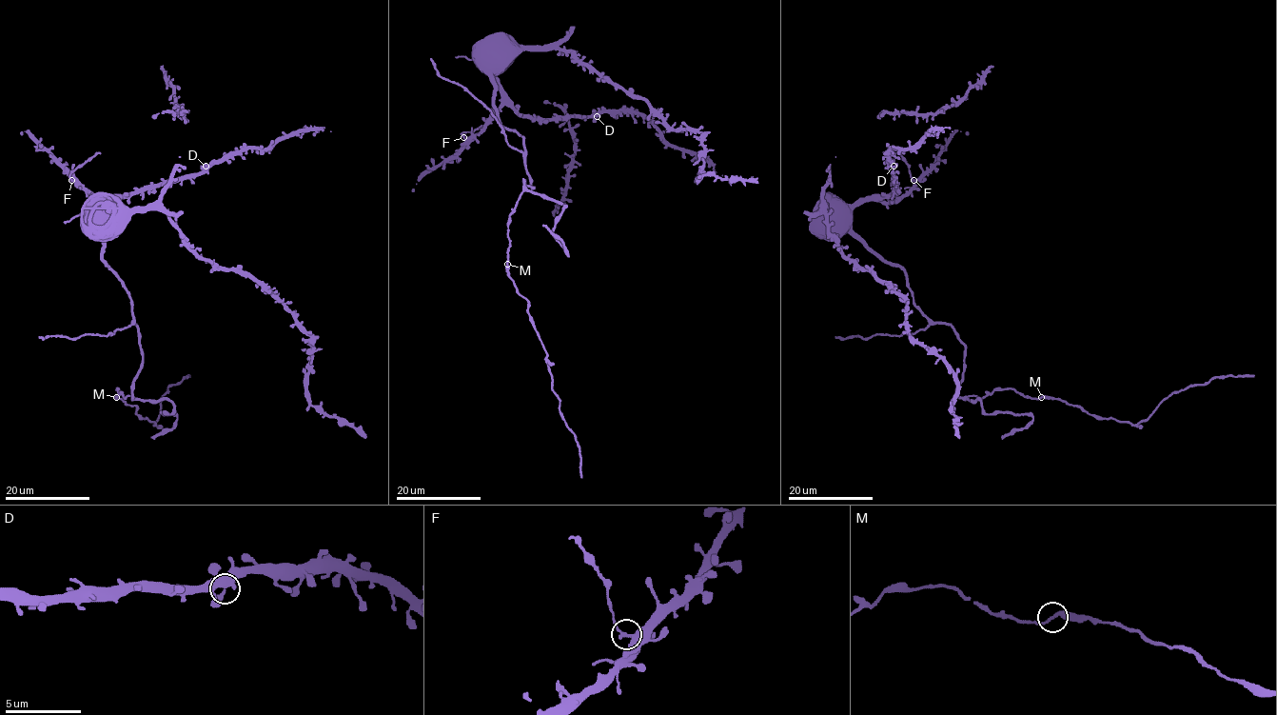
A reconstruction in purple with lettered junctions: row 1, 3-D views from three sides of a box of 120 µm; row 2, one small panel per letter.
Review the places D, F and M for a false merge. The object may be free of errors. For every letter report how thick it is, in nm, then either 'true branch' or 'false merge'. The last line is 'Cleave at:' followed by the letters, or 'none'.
D: 440 nm | true branch
F: 280 nm | false merge
M: 240 nm | true branch
Cleave at: F

